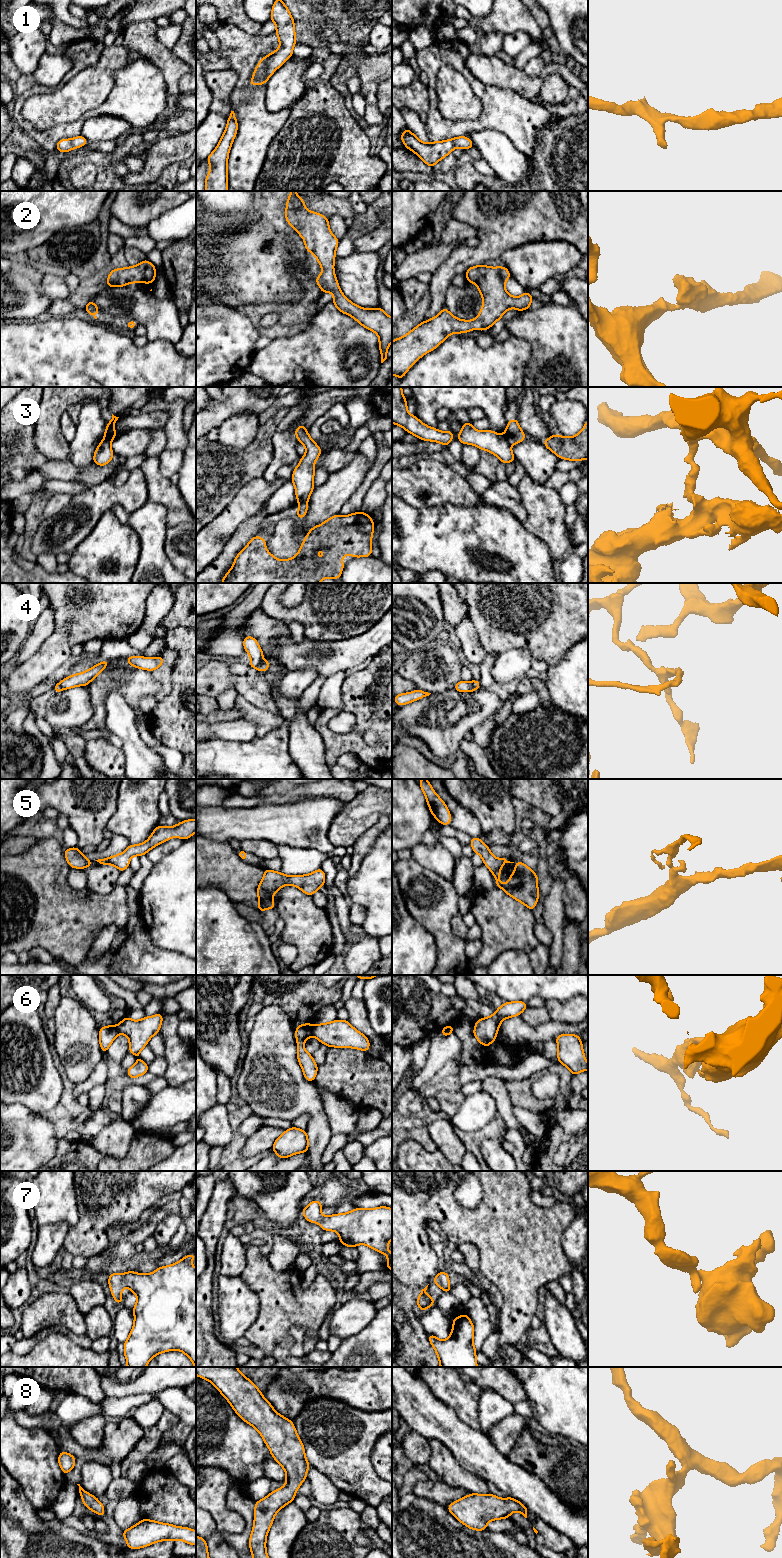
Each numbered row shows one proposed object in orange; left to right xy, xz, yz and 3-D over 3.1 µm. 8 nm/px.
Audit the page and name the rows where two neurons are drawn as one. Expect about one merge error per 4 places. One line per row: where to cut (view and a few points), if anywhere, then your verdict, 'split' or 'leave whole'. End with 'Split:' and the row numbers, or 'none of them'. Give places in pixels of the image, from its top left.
1: no cut; leave whole
2: no cut; leave whole
3: cut in yz along (504, 434), (509, 442); split
4: cut in yz along (470, 682), (476, 689); split
5: no cut; leave whole
6: cut in xz along (314, 1025), (311, 1035); split
7: no cut; leave whole
8: no cut; leave whole
Split: 3, 4, 6

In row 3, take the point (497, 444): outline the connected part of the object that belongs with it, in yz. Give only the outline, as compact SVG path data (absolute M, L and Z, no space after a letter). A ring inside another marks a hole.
M471 422L462 423L458 440L462 445L472 444L480 450L489 451L497 456L500 462L504 464L516 461L505 435L498 434L490 429L478 431L472 426Z

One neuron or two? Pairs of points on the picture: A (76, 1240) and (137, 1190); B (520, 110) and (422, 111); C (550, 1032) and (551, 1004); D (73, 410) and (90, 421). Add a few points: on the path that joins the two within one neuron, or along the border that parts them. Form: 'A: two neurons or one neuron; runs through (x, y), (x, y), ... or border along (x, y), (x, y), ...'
A: one neuron; runs through (91, 1225), (122, 1194)
B: two neurons; border along (427, 87), (429, 110), (424, 124)
C: two neurons; border along (551, 1019), (557, 1022), (574, 1024)
D: two neurons; border along (82, 403), (79, 420), (76, 424)

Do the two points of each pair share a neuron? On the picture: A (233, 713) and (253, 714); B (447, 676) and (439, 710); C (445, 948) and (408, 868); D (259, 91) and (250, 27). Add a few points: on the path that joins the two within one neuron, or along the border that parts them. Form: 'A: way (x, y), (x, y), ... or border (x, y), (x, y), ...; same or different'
A: border (234, 705), (240, 711), (242, 718); different
B: border (451, 688), (442, 692), (431, 693); different
C: way (444, 924), (445, 890), (438, 881), (432, 879); same
D: border (229, 24), (234, 24), (255, 35); different

